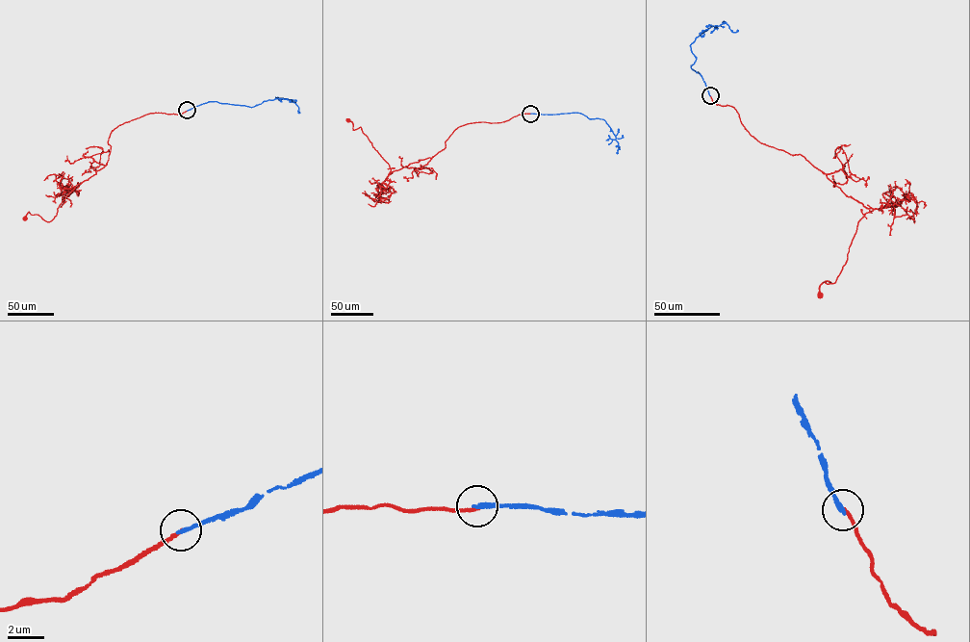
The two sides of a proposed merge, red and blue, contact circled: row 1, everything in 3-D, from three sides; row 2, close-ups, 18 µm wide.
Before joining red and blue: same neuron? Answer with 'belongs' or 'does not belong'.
does not belong

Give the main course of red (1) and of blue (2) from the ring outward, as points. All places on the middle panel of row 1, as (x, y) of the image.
1: (530, 114), (460, 126), (431, 158), (389, 174), (389, 165), (361, 127), (353, 130), (348, 120)
2: (530, 114), (577, 113), (589, 119), (603, 119), (618, 142), (620, 149), (617, 153)

